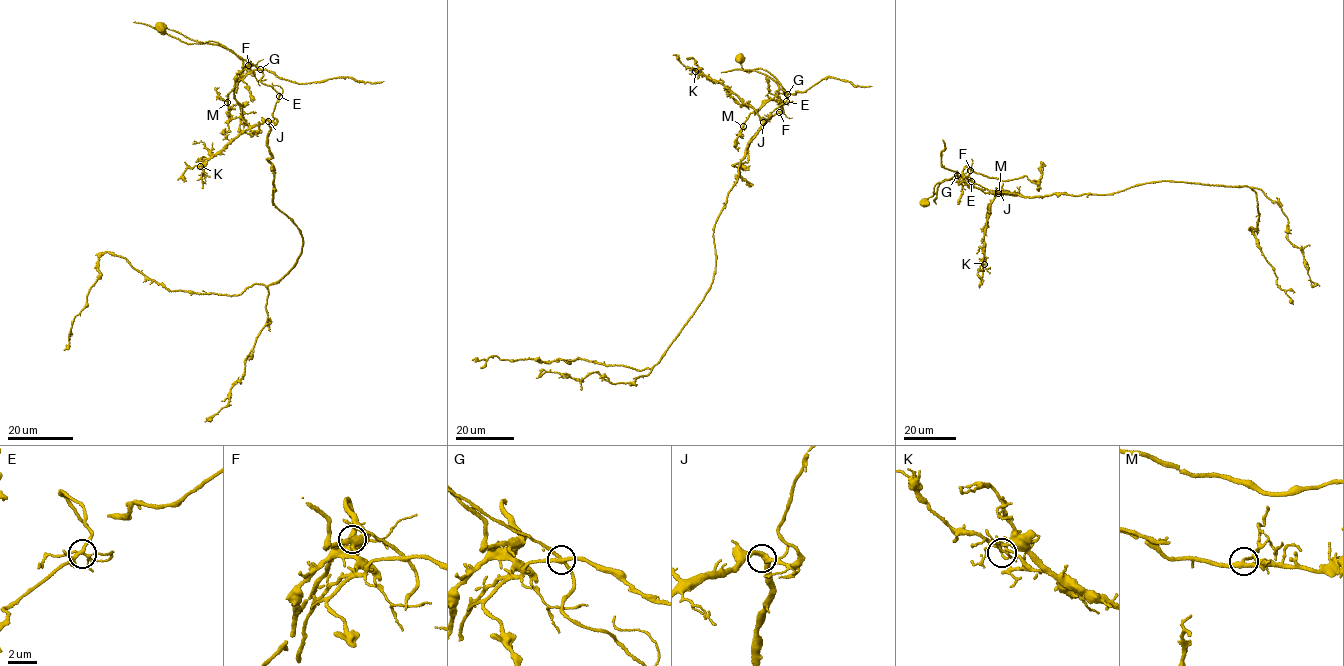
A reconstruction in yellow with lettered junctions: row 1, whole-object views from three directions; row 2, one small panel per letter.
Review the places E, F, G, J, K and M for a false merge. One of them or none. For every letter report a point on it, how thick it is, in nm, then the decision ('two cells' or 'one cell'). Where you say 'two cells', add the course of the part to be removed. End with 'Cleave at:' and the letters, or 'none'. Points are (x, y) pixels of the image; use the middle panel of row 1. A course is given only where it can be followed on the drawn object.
E: (786, 101) | 200 nm | one cell
F: (779, 112) | 260 nm | one cell
G: (787, 94) | 240 nm | two cells | (787, 94), (777, 97), (782, 111), (752, 137), (748, 161), (740, 168), (734, 165), (749, 166)
J: (763, 122) | 340 nm | one cell
K: (695, 71) | 180 nm | one cell
M: (743, 126) | 240 nm | one cell
Cleave at: G

